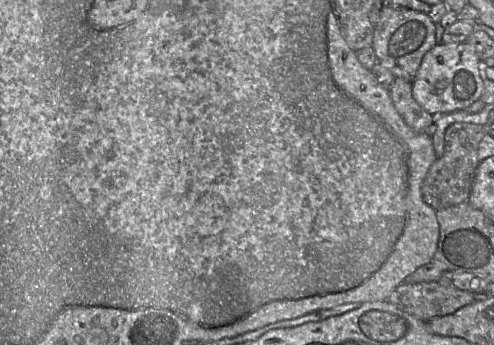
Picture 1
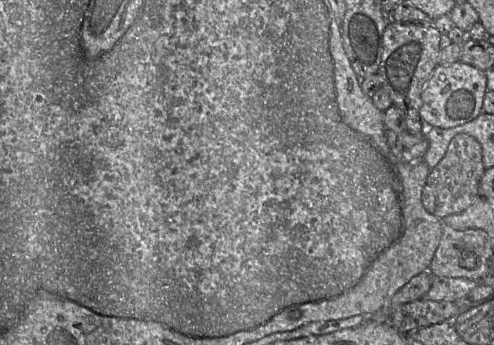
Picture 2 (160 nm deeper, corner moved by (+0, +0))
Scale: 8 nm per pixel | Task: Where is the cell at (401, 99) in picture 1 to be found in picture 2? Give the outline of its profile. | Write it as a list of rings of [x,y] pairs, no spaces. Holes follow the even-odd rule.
[[[391,105],[383,115],[384,128],[388,131],[387,141],[392,153],[405,161],[423,160],[428,149],[424,134],[411,134],[407,131],[401,111]]]

